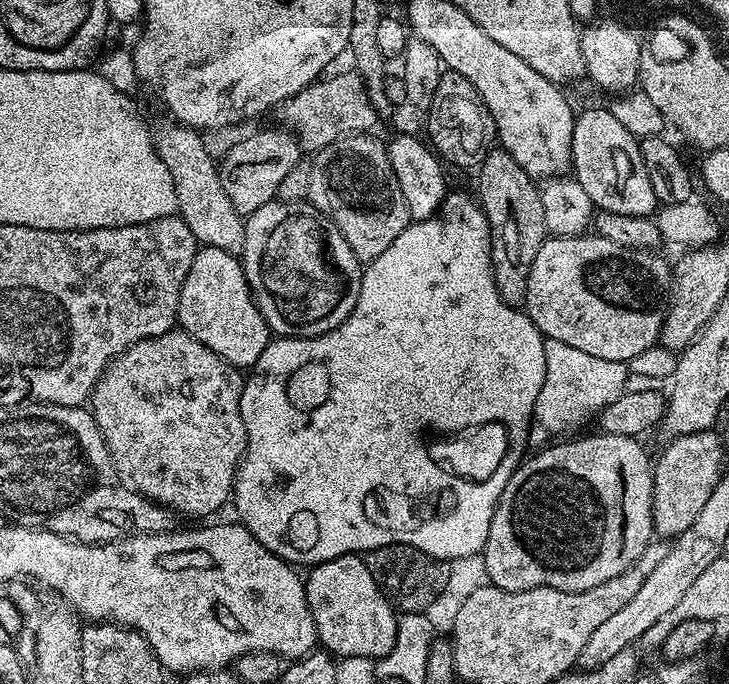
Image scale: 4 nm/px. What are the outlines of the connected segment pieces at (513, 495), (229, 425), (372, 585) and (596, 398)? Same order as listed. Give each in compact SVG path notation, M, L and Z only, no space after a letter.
M601 431L600 436L584 436L581 440L568 438L565 444L552 444L545 452L537 456L529 455L521 463L520 467L513 472L506 490L502 490L498 506L494 510L494 518L490 522L490 534L486 538L486 546L482 553L487 579L491 587L521 592L531 588L557 588L567 592L581 592L590 590L594 586L602 586L602 582L610 582L610 578L618 578L618 574L626 571L631 564L648 549L653 543L652 531L652 474L654 471L653 461L648 460L648 452L640 445L641 441L634 436L622 434L610 434Z
M173 330L139 340L116 357L92 391L90 411L108 441L116 470L125 481L136 482L132 480L143 474L145 444L148 447L148 499L176 514L208 516L229 503L236 470L248 446L246 426L240 413L244 382L241 369L233 368L214 354L214 350L202 346L189 332Z
M363 555L339 556L330 562L313 564L307 572L303 577L304 589L310 614L314 618L316 639L333 657L361 656L379 662L386 654L390 654L396 637L398 612L384 597L378 582L374 582L374 574L370 574L367 559Z
M545 339L544 349L546 350L546 382L542 382L542 390L538 394L534 420L548 432L575 433L572 432L575 428L582 427L591 416L593 419L629 387L629 365L625 362L610 362L610 358L594 358L594 354L586 354L574 346L566 346L566 342L557 340Z

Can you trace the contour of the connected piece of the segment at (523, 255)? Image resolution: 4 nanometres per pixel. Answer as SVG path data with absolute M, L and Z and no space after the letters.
M499 146L484 155L477 172L478 203L492 231L492 273L498 294L511 308L523 309L530 266L534 266L534 254L538 254L546 239L540 189L533 176L526 174L510 153Z

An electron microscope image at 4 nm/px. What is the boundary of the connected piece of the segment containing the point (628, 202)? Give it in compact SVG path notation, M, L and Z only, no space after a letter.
M607 107L588 108L577 115L572 135L571 171L600 212L651 217L657 211L658 201L654 186L650 186L650 174L646 174L646 162L642 162L640 140L630 134Z

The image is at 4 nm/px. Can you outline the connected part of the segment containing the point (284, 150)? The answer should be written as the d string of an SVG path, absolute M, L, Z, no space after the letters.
M283 126L264 128L249 140L240 140L224 156L224 164L219 165L220 181L224 183L224 193L232 200L234 210L247 214L266 206L266 202L277 199L277 192L286 174L302 160L299 140Z

